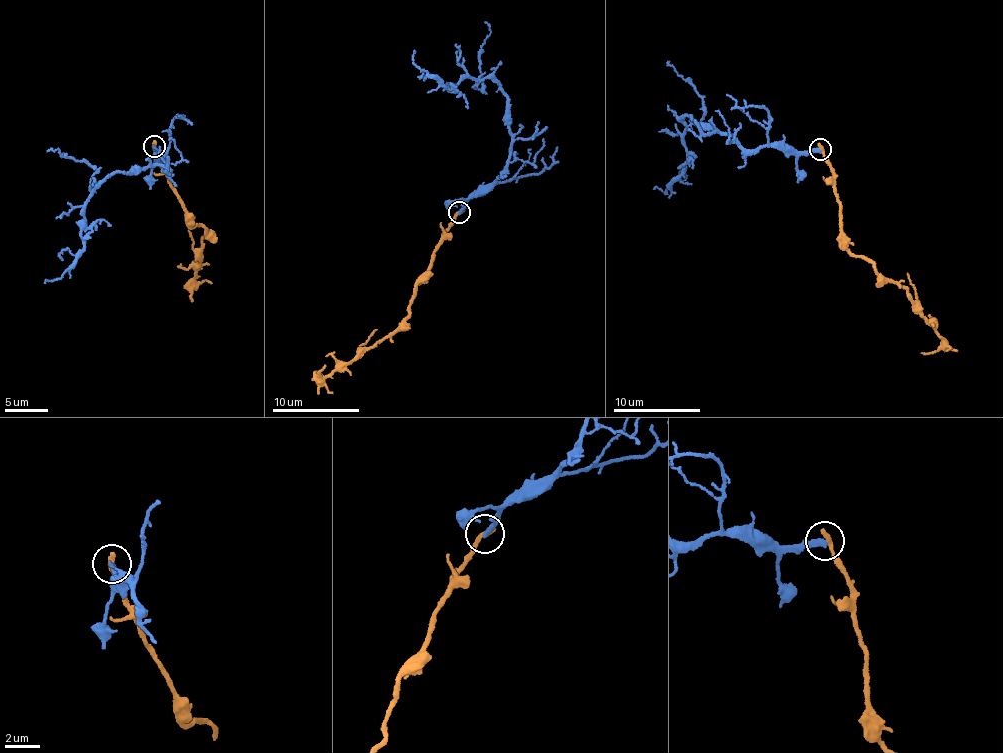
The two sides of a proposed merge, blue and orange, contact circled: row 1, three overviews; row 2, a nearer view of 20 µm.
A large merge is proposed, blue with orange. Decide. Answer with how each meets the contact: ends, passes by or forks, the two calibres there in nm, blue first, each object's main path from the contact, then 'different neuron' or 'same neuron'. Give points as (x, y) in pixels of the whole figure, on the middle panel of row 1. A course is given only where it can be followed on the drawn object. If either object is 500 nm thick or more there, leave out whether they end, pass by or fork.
blue ends; orange ends; calibres 320 and 320 nm; course blue (460, 213), (507, 166), (511, 151), (503, 89), (491, 78), (468, 77), (444, 87), (413, 61), (415, 51); course orange (460, 213), (433, 250), (428, 270), (422, 273), (405, 321), (326, 376), (319, 374), (325, 364); different neuron

